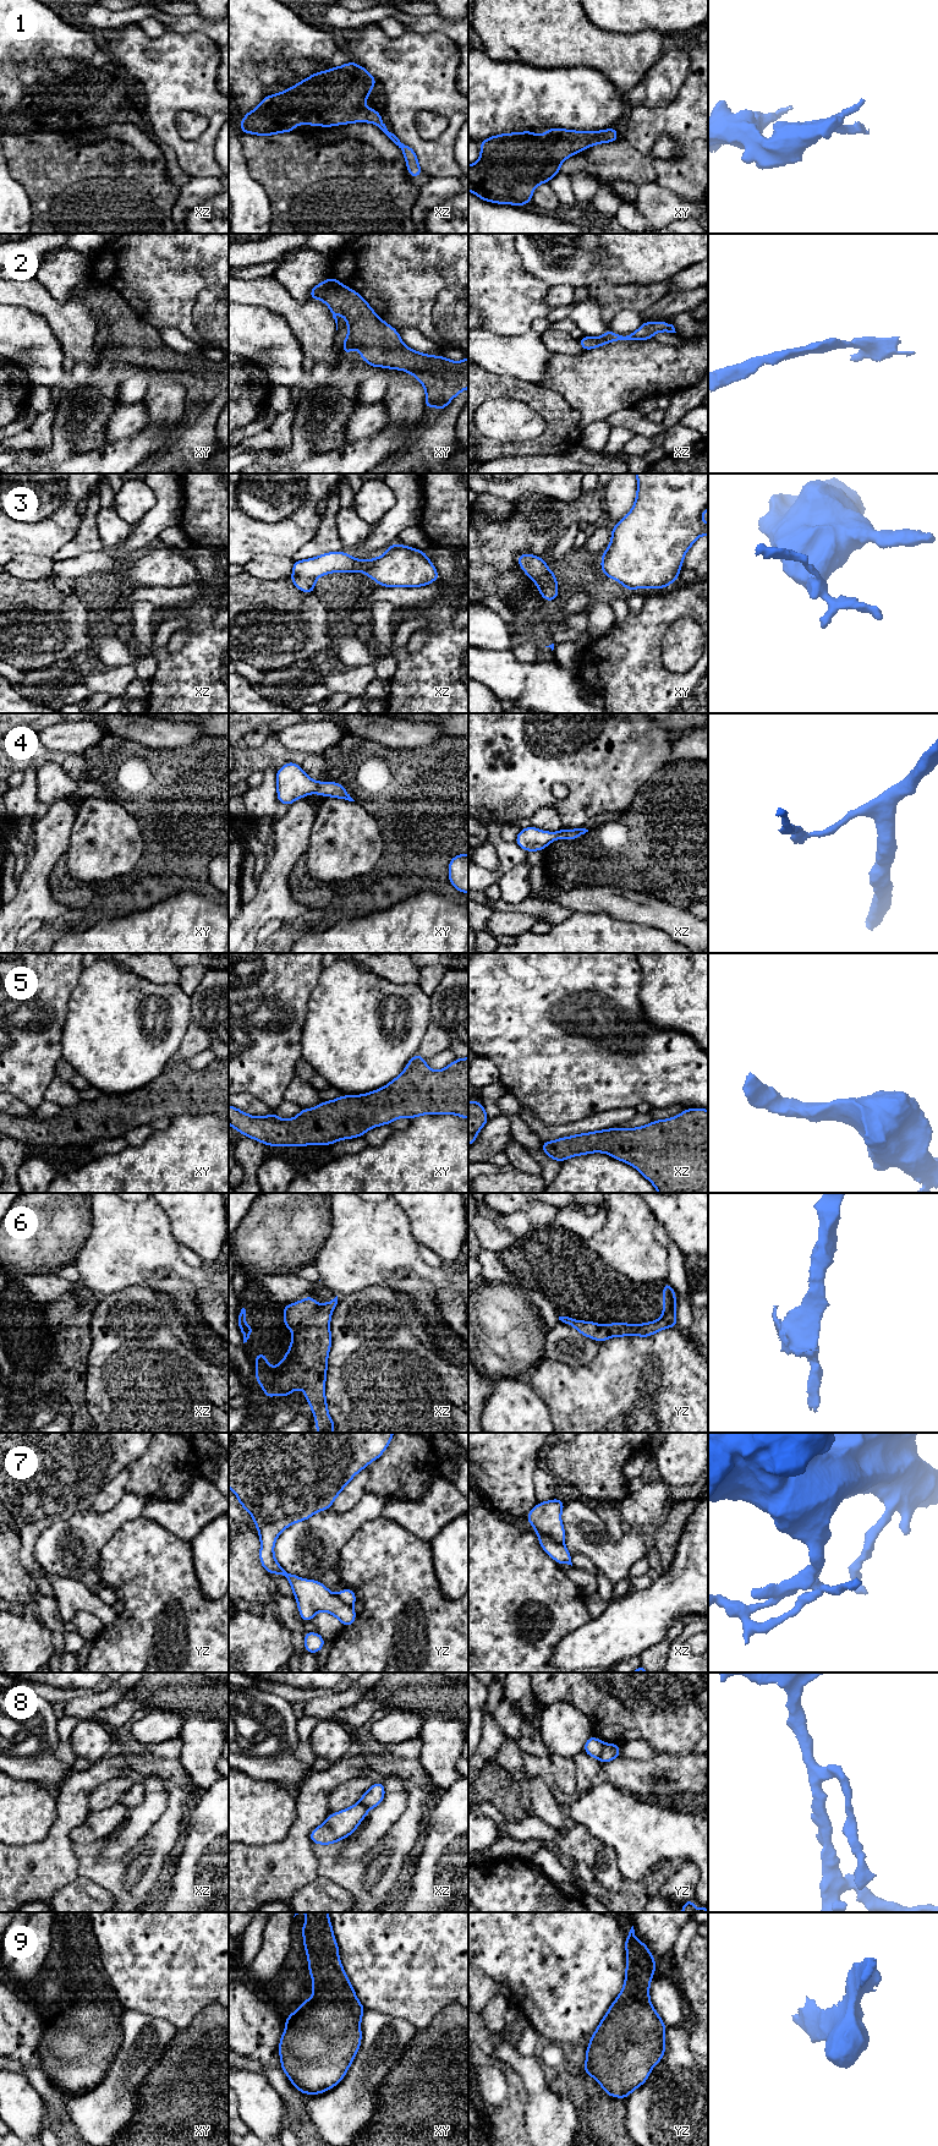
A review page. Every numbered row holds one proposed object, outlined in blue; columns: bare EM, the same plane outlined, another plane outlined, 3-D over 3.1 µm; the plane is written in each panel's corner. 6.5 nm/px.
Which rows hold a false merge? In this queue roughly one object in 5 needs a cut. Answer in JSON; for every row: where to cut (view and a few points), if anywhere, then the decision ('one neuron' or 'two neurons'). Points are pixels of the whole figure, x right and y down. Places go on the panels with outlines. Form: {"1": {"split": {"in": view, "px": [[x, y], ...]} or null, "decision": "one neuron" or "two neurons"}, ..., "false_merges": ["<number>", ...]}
{"1": {"split": null, "decision": "one neuron"}, "2": {"split": null, "decision": "one neuron"}, "3": {"split": {"in": "xz", "px": [[292, 574], [314, 579]]}, "decision": "two neurons"}, "4": {"split": null, "decision": "one neuron"}, "5": {"split": null, "decision": "one neuron"}, "6": {"split": null, "decision": "one neuron"}, "7": {"split": {"in": "xz", "px": [[538, 1533], [563, 1544]]}, "decision": "two neurons"}, "8": {"split": null, "decision": "one neuron"}, "9": {"split": null, "decision": "one neuron"}, "false_merges": ["3", "7"]}

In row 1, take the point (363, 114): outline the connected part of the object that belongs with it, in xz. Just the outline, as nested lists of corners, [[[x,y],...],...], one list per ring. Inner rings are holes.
[[[351,61],[323,72],[316,72],[296,86],[264,97],[240,122],[245,133],[271,136],[294,132],[295,125],[330,127],[352,122],[377,125],[404,153],[411,179],[423,174],[416,152],[388,131],[382,115],[364,108],[377,78]]]

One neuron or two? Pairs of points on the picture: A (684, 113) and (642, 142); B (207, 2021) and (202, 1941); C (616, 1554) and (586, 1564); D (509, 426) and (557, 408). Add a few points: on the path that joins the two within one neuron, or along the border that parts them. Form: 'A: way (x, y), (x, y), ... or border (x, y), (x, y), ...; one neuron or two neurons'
A: way (674, 120), (664, 120), (652, 132); one neuron
B: border (215, 2002), (207, 2005), (186, 2027); two neurons
C: border (572, 1554), (583, 1554), (598, 1570); two neurons
D: border (513, 400), (544, 420), (535, 441); two neurons

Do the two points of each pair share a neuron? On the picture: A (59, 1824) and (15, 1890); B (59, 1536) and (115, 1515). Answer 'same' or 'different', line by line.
A: same
B: same

